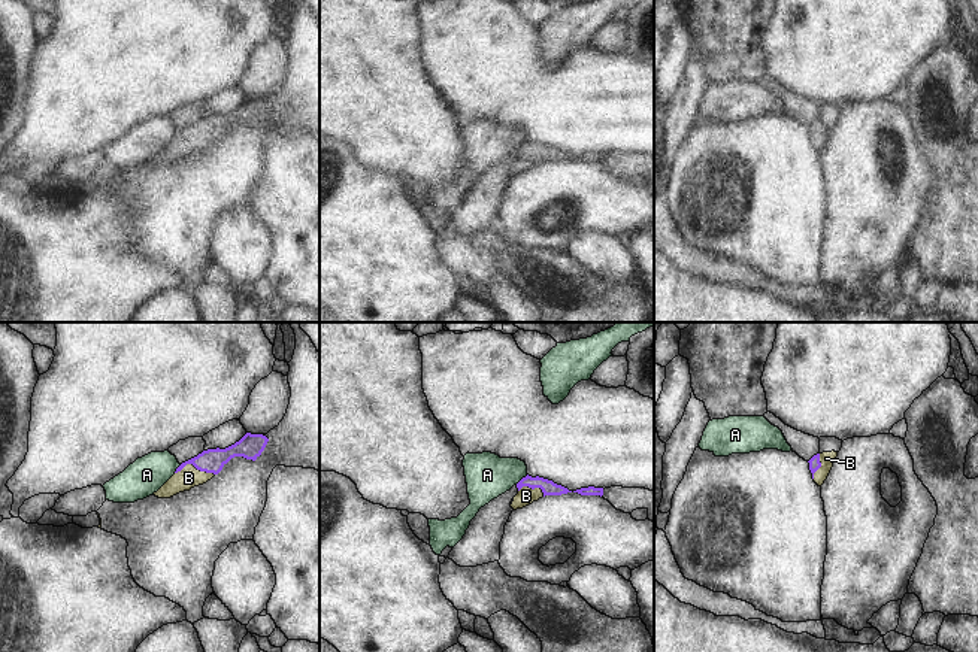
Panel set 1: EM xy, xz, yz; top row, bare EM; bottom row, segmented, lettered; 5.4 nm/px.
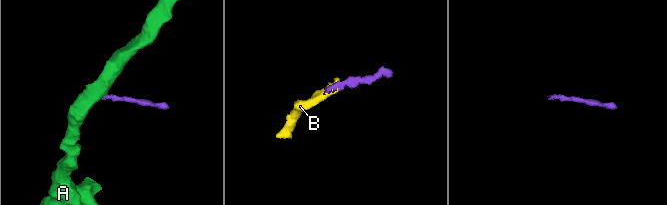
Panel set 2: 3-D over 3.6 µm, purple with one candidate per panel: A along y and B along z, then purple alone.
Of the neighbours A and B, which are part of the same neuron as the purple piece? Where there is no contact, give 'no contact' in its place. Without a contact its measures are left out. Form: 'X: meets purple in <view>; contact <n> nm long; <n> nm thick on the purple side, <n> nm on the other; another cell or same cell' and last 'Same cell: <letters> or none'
A: meets purple in xz; contact 90 nm long; 80 nm thick on the purple side, 240 nm on the other; another cell
B: meets purple in xy; contact 220 nm long; 130 nm thick on the purple side, 120 nm on the other; same cell
Same cell: B

